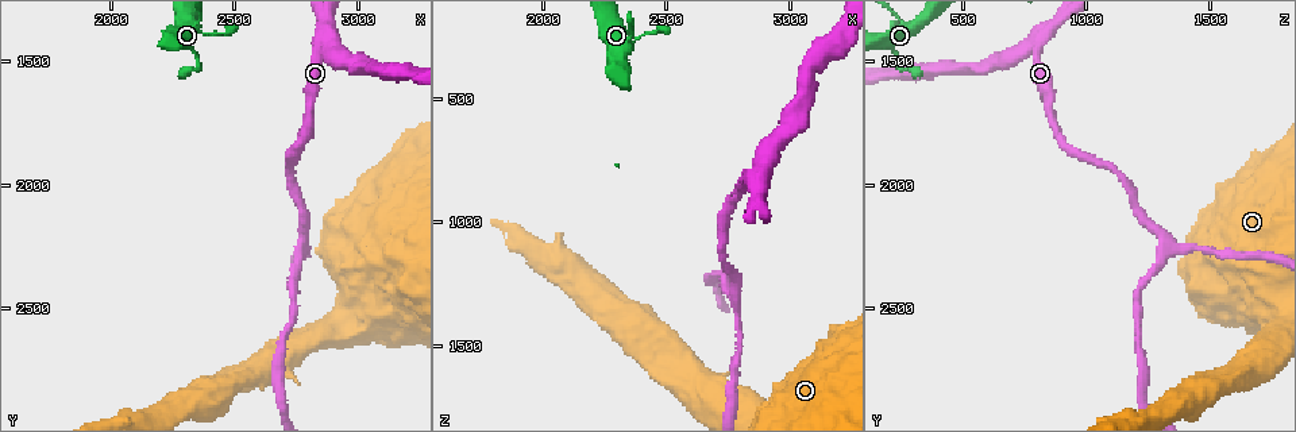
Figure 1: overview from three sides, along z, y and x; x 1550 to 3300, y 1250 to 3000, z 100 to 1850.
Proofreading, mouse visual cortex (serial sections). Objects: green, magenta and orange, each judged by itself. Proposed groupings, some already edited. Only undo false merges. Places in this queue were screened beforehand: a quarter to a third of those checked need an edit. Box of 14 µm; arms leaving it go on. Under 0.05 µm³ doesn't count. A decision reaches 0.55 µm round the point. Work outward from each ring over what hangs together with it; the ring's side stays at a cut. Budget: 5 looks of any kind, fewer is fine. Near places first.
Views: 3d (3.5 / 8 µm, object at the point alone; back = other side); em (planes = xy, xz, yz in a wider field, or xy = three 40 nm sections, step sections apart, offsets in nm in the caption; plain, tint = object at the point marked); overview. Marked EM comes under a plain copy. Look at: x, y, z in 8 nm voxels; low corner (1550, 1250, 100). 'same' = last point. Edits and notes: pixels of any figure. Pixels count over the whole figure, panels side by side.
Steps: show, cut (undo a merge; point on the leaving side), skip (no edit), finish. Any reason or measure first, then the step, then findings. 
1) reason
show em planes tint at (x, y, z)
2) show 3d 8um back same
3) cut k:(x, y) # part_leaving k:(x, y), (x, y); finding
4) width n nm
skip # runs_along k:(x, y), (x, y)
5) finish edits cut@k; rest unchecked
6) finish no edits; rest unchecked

arms part here
show 3d 3.5um at (2780, 2220, 1310)

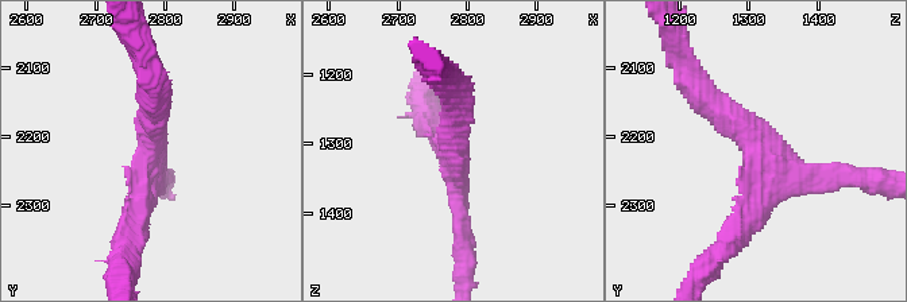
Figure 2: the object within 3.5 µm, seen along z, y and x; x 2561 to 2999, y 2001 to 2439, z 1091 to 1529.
arms 3; arm_widths 200, 250, 350 nm; now the EM
show em xy step 5 tint at (2775, 2220, 1310)

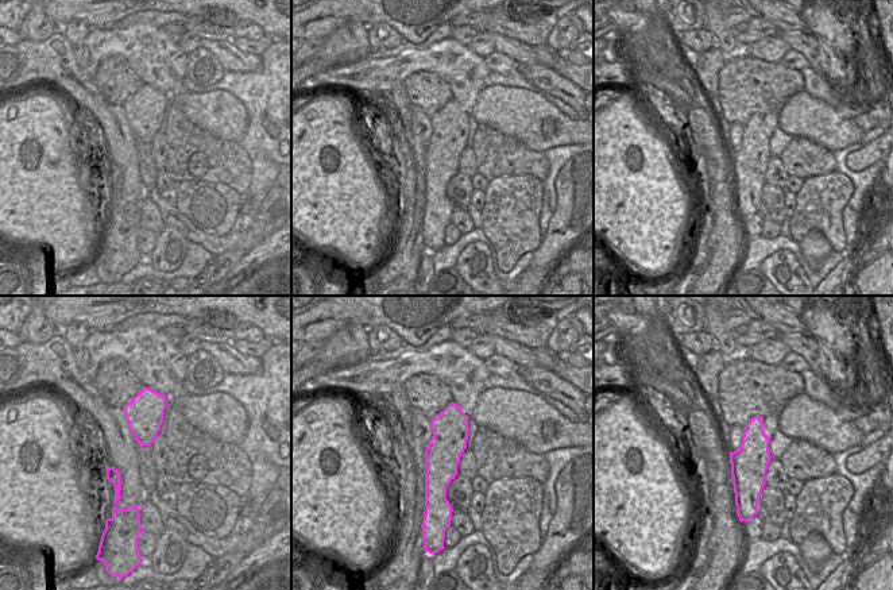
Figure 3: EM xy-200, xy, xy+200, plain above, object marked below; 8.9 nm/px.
another direction
show em planes tint same

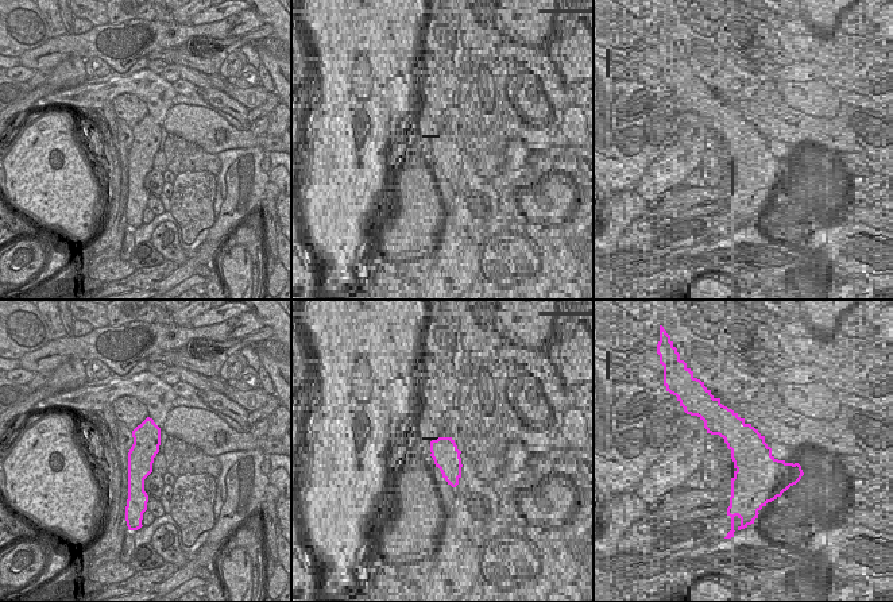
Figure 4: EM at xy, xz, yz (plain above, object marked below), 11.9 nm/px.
skip # runs_along 4:(149, 421), (136, 494); all the same cell

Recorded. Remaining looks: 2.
abrupt turn
show 3d 3.5um at (2870, 1410, 800)

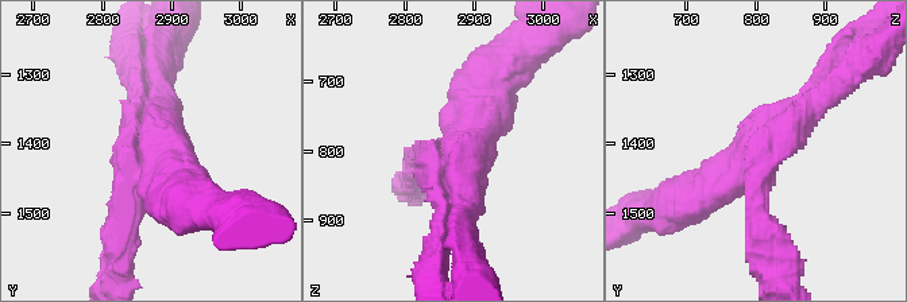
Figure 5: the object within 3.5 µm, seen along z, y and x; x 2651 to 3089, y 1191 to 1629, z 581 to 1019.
arms 4; arm_widths 300, 300, 300, 450 nm
show em planes tint at (2885, 1425, 795)

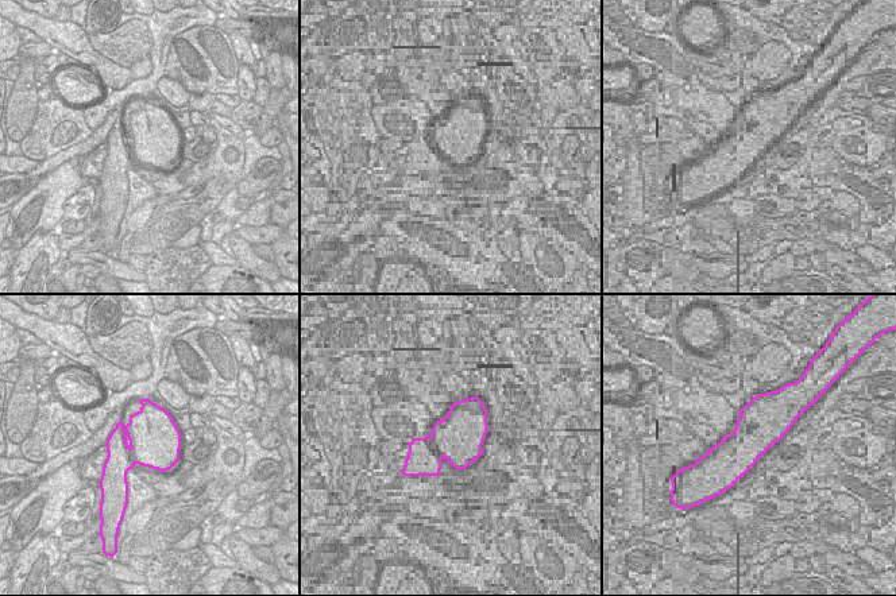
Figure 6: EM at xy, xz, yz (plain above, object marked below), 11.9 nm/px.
skip # runs_along 5:(427, 155), (463, 146), (493, 80); all the same cell

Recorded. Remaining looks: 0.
finish no edits; rest unchecked

